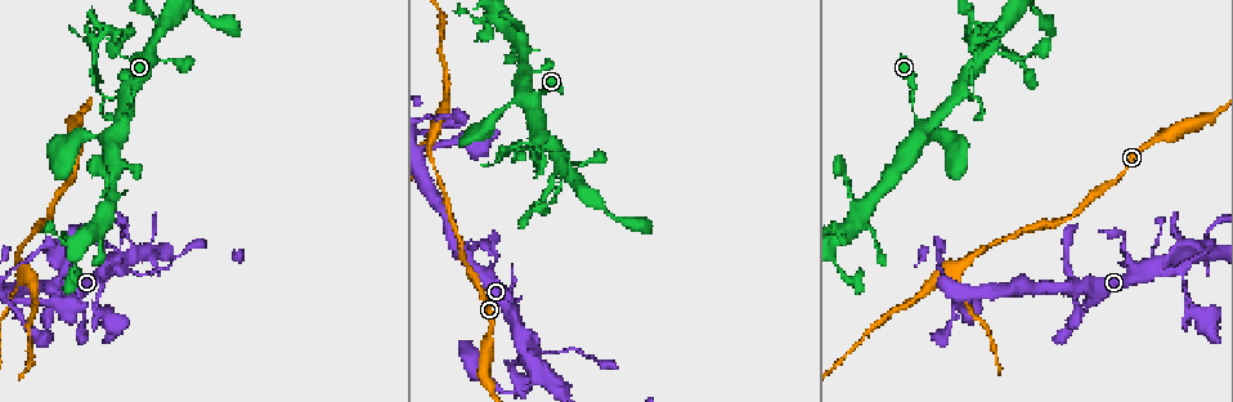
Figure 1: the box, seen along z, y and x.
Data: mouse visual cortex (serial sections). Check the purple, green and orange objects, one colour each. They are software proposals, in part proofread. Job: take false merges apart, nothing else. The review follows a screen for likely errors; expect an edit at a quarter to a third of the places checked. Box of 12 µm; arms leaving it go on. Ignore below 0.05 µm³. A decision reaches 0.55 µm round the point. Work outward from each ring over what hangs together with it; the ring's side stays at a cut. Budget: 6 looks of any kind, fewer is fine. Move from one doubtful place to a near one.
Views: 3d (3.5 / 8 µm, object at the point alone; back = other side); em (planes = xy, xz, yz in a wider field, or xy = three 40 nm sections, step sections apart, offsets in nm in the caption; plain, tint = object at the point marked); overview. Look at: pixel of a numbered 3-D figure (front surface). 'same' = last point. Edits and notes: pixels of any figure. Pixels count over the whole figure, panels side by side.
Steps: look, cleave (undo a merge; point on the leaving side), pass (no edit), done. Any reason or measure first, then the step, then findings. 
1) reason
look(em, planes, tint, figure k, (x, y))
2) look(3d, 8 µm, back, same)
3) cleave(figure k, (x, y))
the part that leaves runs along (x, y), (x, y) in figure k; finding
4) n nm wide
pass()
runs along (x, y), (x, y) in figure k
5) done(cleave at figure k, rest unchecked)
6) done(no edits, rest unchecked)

thin neck
look(3d, 3.5 µm, figure 1, (107, 280))

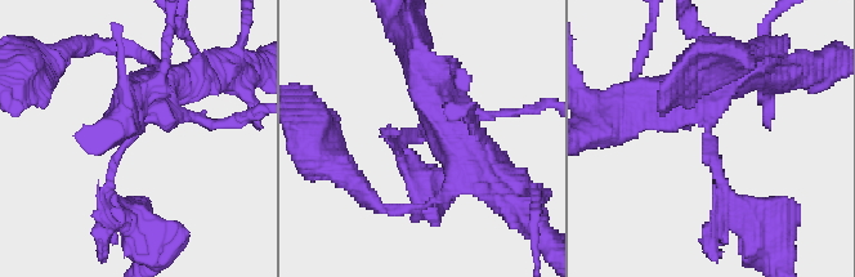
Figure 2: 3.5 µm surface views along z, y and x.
arms of 150, 500 nm; now the EM
look(em, xy, step 1, tint, figure 2, (130, 138))

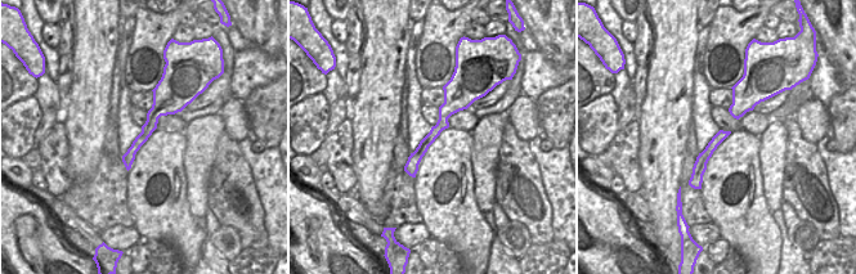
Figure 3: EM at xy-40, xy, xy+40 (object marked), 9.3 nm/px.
cleave(figure 2, (719, 171))
a second cell is stuck on

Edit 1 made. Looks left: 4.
look(3d, 3.5 µm, figure 1, (121, 128))

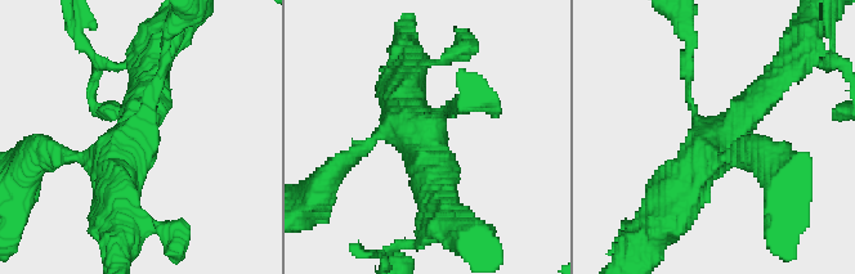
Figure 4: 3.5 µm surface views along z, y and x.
4 arms; arms of 150, 200, 400, 500 nm
look(em, xy, step 1, tint, figure 4, (139, 130))

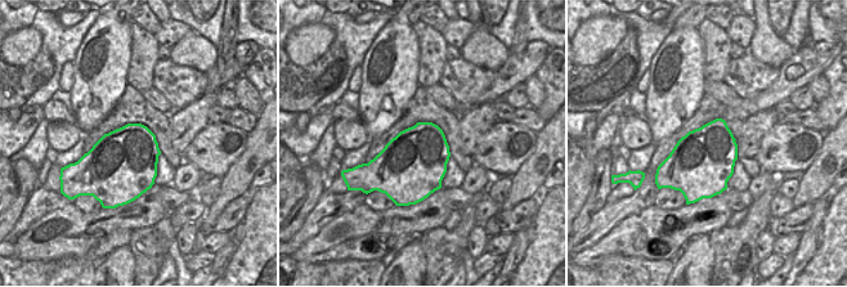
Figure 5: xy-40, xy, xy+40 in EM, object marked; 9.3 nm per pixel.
pass()
runs along (455, 106), (428, 126), (439, 194) in figure 4; continuous, no second cell

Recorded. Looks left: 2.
two arms in line, one across
look(3d, 3.5 µm, figure 1, (953, 275))

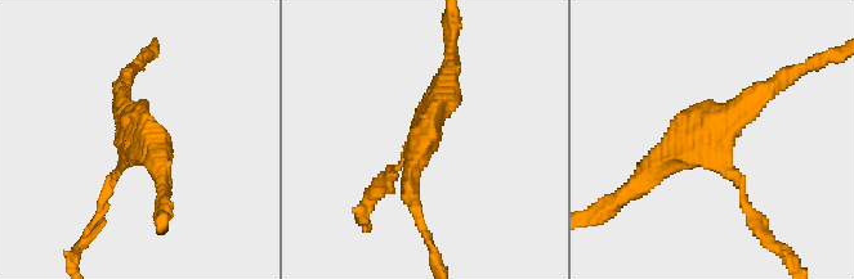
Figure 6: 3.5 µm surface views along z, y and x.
3 arms; arms of 100, 200, 350 nm; need the tissue
look(em, planes, tint, figure 6, (135, 139))

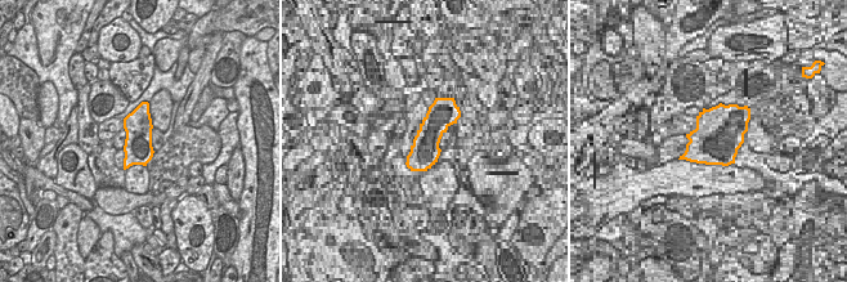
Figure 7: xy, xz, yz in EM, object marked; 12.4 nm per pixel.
pass()
runs along (774, 86), (645, 178) in figure 6; continuous, no second cell

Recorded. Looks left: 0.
done(cleave at figure 2, rest unchecked)

